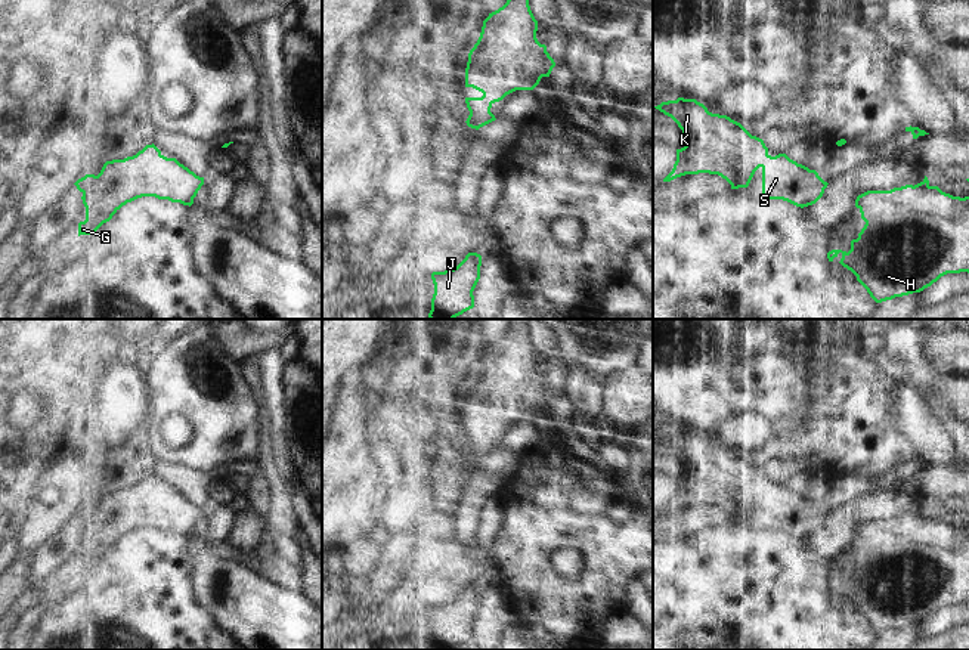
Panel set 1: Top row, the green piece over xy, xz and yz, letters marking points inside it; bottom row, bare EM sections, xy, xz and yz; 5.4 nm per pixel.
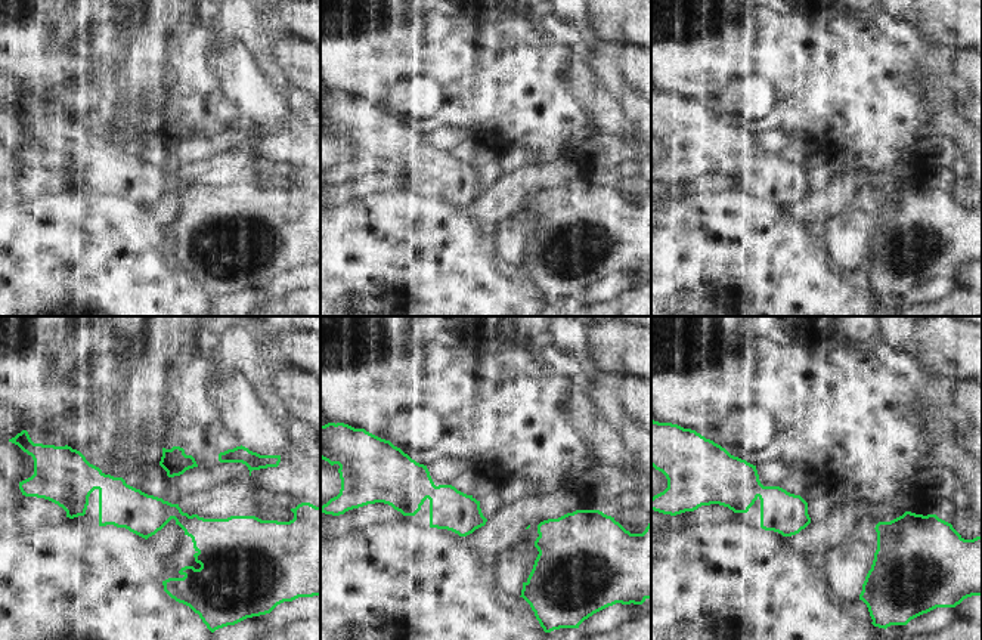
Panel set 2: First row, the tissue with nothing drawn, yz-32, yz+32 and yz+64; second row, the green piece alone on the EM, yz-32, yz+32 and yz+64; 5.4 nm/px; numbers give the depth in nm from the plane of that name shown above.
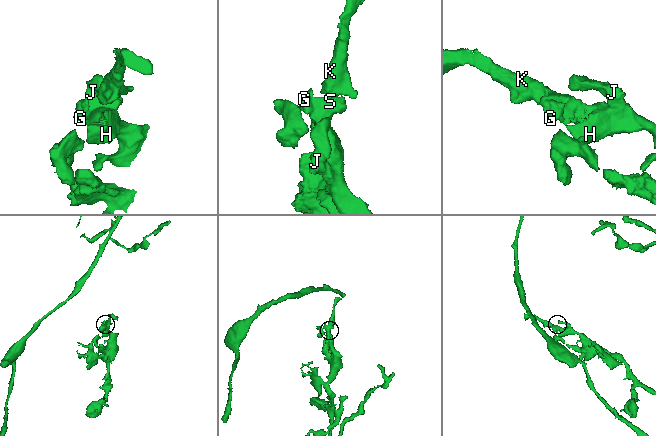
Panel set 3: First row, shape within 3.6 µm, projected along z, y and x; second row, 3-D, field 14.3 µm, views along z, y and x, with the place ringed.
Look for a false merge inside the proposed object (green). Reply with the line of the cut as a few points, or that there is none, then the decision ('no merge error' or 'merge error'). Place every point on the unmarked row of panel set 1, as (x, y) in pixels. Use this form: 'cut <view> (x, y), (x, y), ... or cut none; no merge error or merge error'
cut none; no merge error

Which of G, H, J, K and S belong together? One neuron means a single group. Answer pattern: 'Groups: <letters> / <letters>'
Groups: G H J K S

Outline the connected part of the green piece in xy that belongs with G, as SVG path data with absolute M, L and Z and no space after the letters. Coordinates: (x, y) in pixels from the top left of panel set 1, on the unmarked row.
M152 474L133 488L106 492L97 507L86 505L75 514L83 524L86 551L78 554L78 567L95 564L127 533L142 527L155 527L183 536L192 536L204 516L176 489L167 489Z

